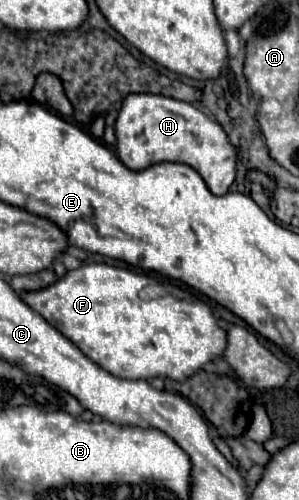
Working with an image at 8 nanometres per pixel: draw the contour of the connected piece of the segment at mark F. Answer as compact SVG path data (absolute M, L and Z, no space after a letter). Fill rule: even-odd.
M86 263L80 269L68 271L62 279L58 279L46 289L22 293L22 299L64 337L68 337L86 357L90 357L96 365L120 379L168 377L176 381L186 381L194 377L206 363L220 359L228 345L226 331L218 325L212 307L194 291L182 289L172 283L160 283L150 275L134 273L124 267L114 267L106 263ZM154 285L156 295L148 297L148 293L144 291Z

